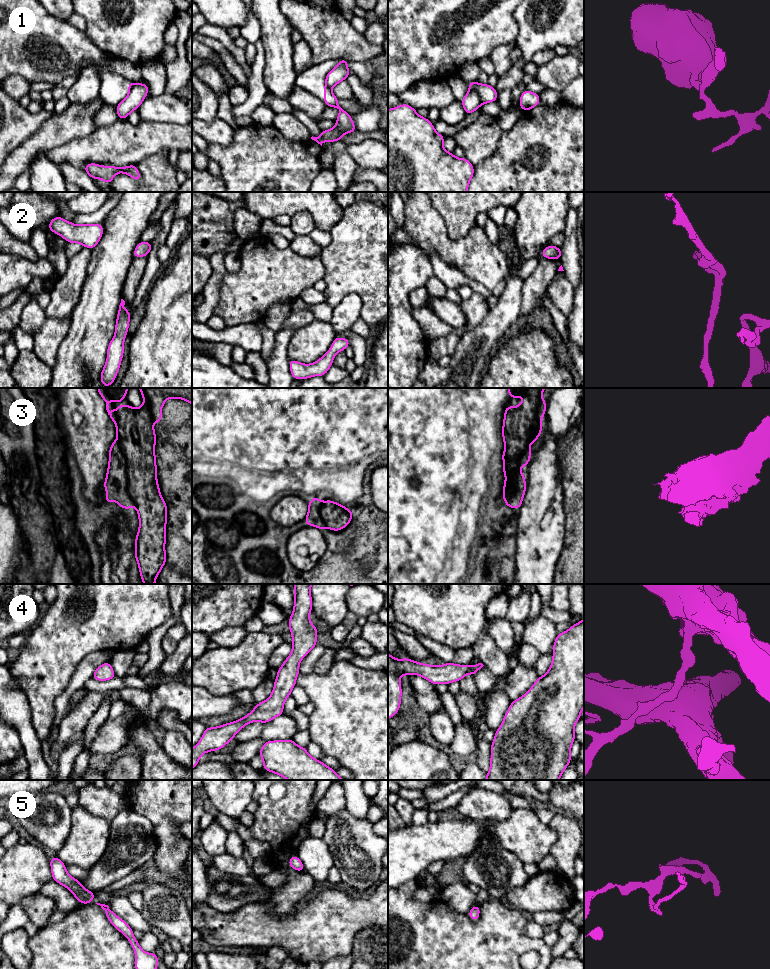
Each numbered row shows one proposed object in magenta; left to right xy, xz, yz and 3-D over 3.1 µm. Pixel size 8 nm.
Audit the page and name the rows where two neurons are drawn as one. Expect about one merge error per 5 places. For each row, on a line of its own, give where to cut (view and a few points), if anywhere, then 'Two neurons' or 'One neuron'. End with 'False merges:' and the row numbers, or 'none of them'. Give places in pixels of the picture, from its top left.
1: Split along yz (470, 89), (478, 94), (482, 103). Two neurons
2: No split. One neuron
3: No split. One neuron
4: No split. One neuron
5: No split. One neuron
False merges: 1

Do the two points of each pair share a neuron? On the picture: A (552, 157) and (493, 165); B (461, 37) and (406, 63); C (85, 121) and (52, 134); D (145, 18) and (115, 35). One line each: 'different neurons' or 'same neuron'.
A: same neuron
B: same neuron
C: same neuron
D: same neuron

